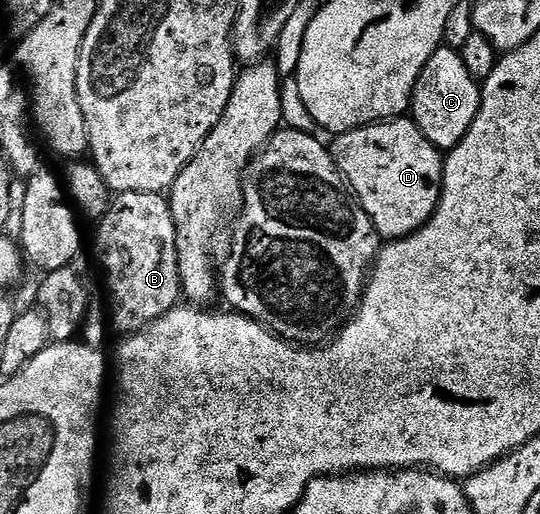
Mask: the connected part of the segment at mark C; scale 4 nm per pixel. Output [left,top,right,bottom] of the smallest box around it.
[411,45,481,153]

